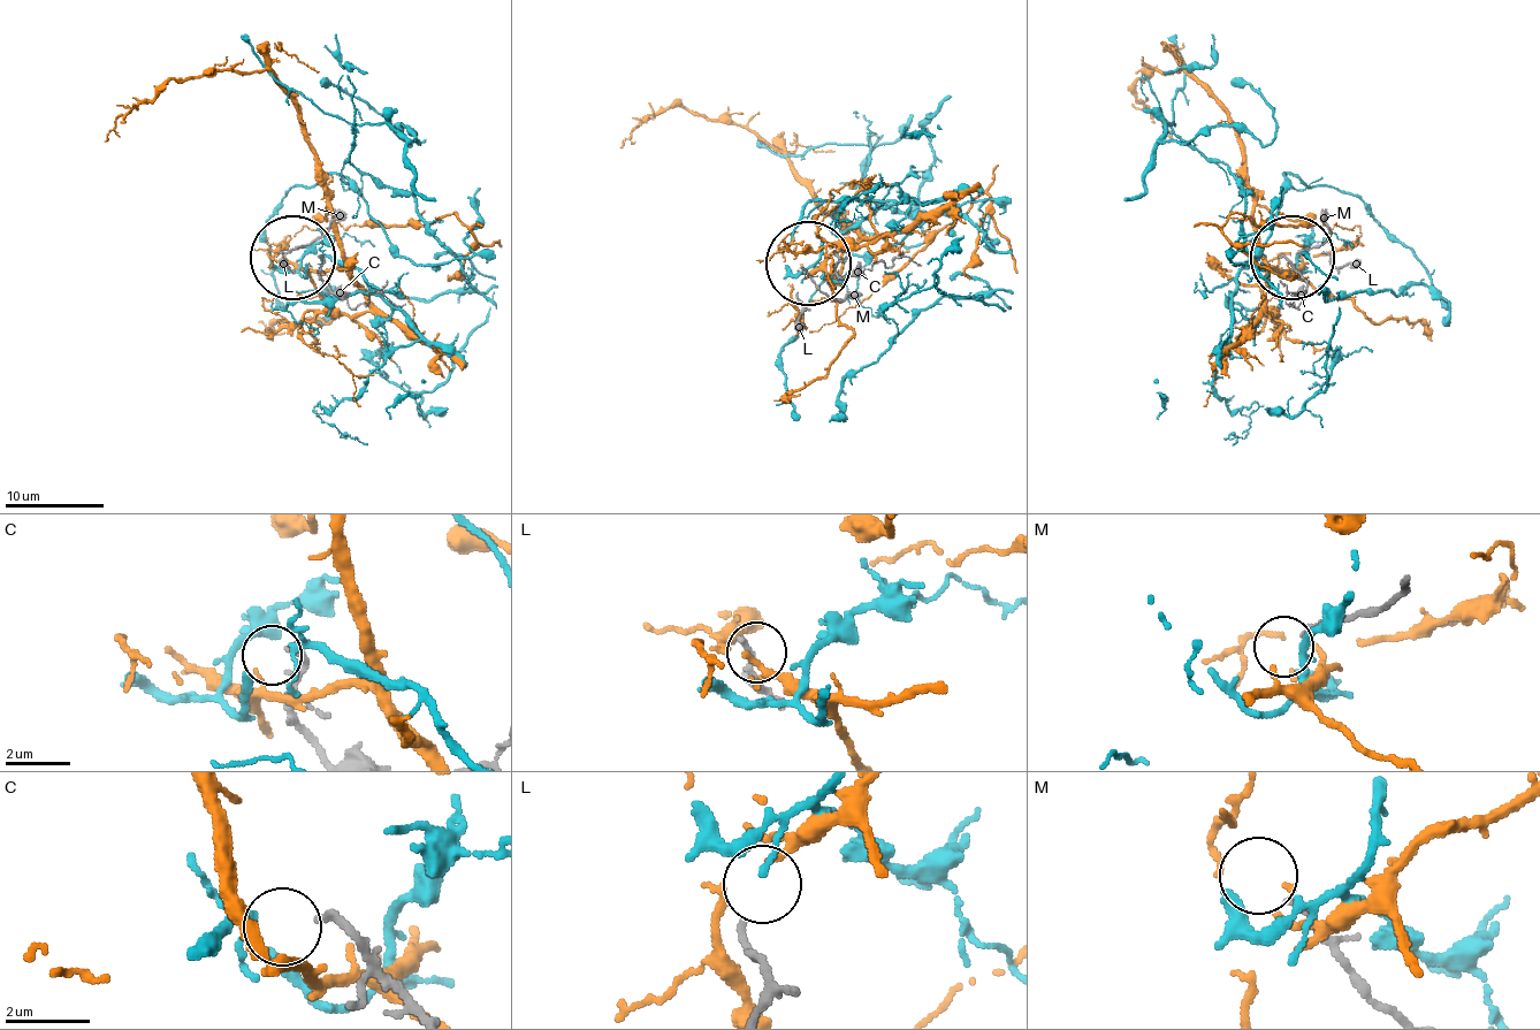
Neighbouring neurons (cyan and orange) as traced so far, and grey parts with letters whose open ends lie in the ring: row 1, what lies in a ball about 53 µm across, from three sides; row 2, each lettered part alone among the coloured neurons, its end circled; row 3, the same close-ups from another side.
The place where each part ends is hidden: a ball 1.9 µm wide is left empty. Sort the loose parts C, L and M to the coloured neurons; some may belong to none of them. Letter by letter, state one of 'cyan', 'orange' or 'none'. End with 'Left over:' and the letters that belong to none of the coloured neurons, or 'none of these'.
C: cyan
L: none
M: none
Left over: L, M

